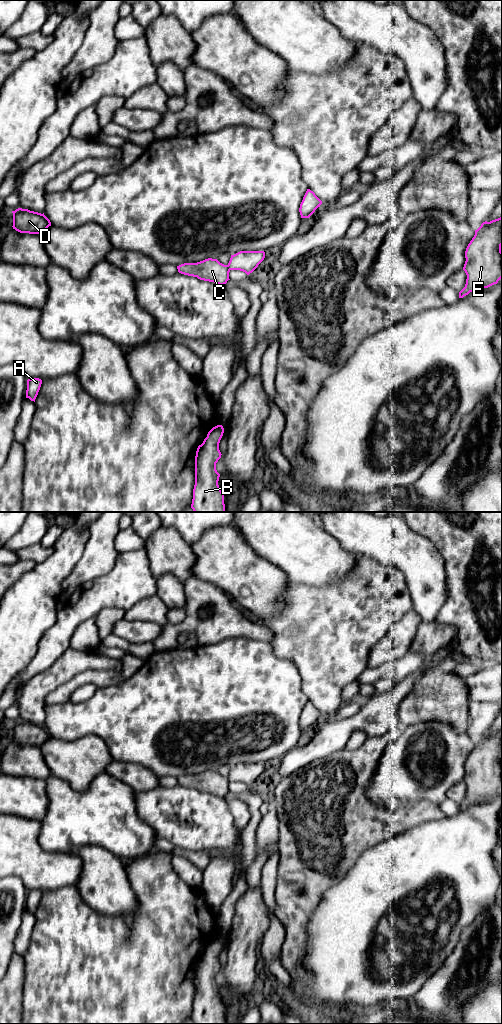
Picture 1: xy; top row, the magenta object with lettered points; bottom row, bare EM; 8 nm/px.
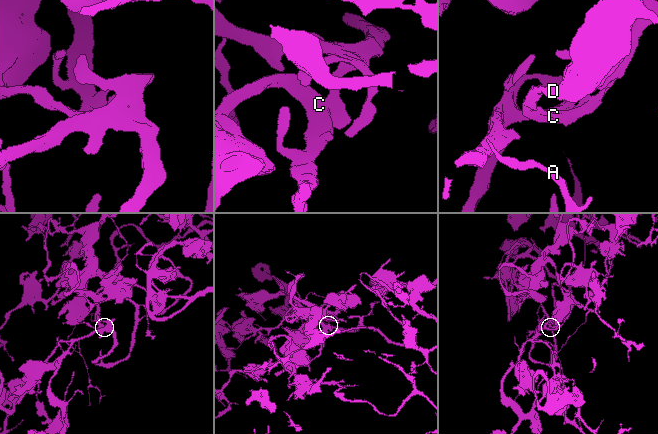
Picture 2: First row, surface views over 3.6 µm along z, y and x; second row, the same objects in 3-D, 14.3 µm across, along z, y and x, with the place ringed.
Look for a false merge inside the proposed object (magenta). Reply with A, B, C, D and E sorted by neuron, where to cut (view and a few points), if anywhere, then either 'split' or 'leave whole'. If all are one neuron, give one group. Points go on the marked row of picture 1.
A B C D E | no cut | leave whole

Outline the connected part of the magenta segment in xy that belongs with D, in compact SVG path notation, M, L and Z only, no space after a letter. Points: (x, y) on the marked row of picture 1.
M18 208L13 213L13 229L20 233L39 234L51 226L50 220L43 214Z

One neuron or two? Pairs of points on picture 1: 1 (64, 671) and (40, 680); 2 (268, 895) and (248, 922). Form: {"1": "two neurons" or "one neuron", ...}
{"1": "one neuron", "2": "two neurons"}

